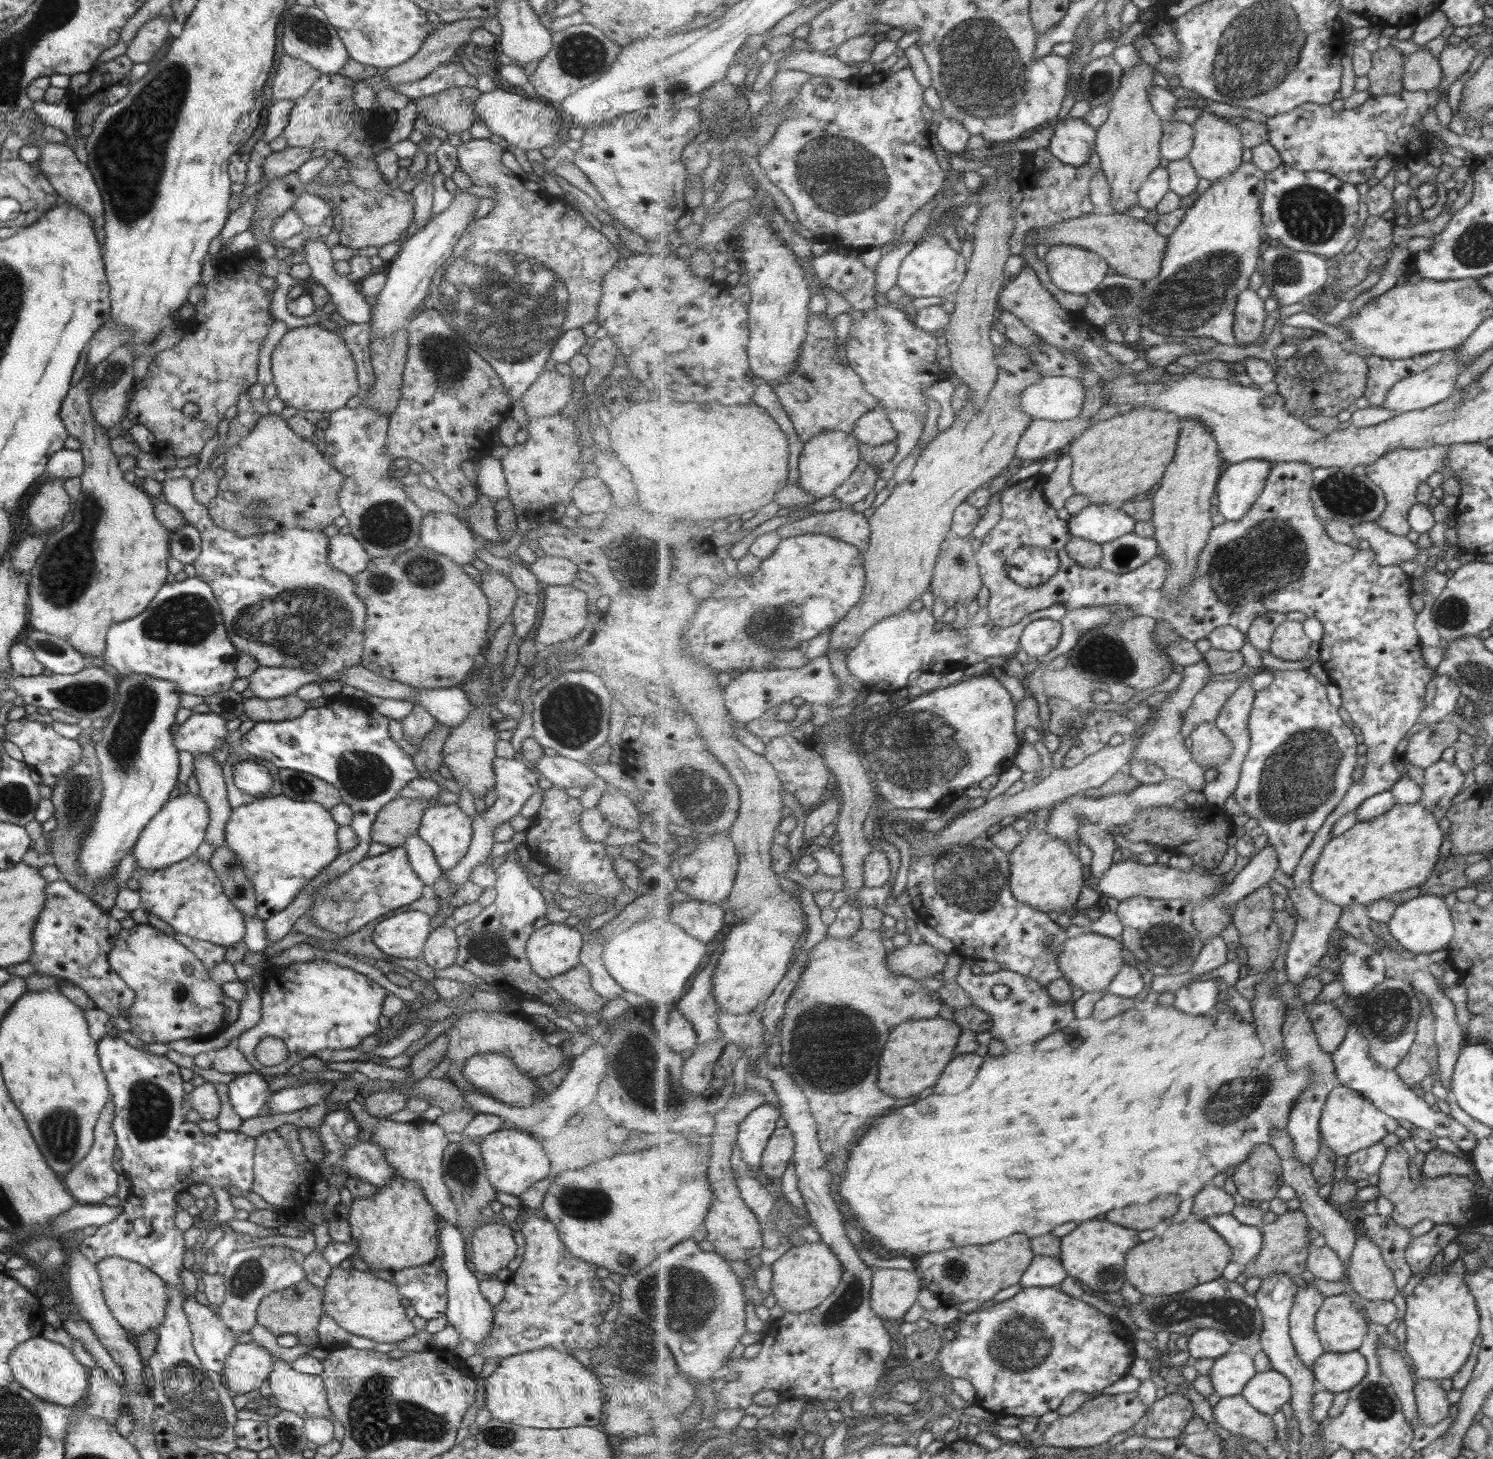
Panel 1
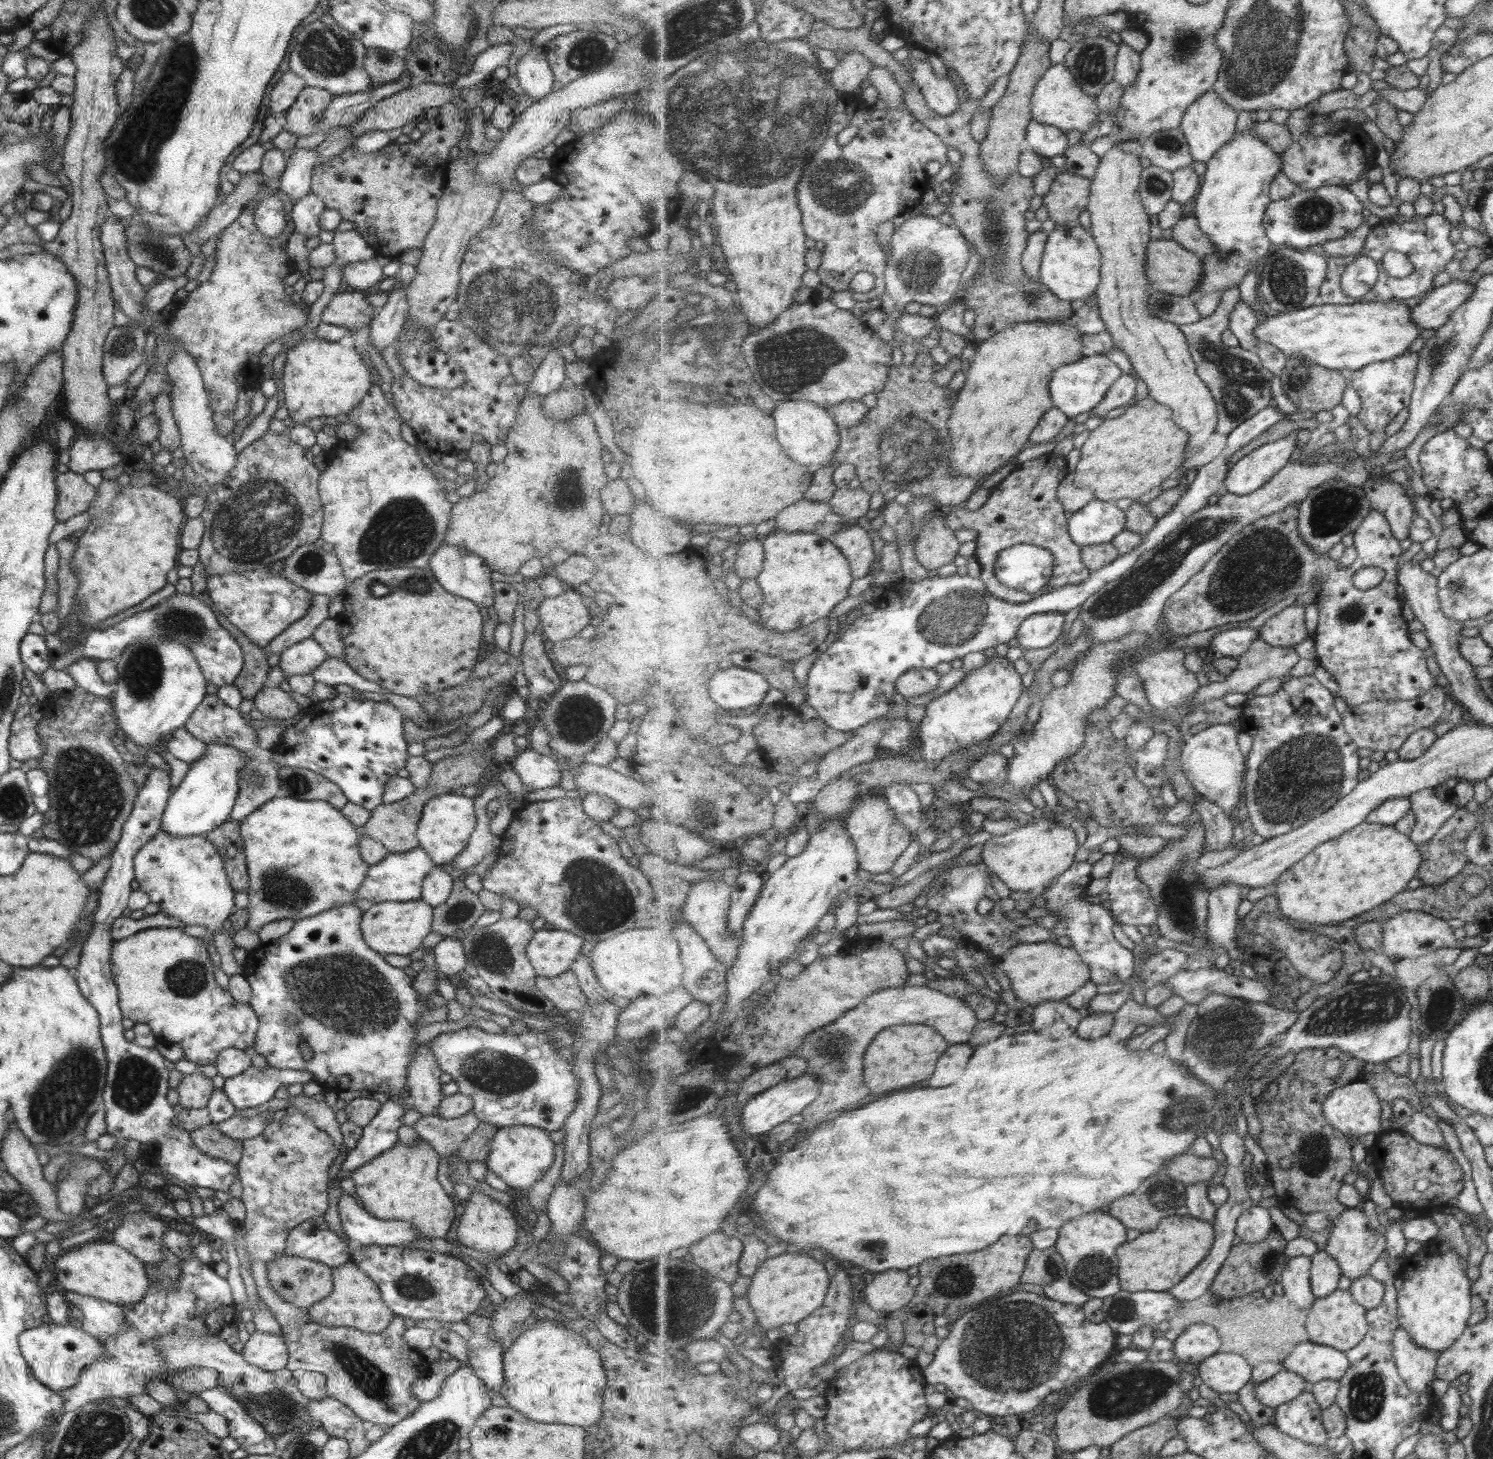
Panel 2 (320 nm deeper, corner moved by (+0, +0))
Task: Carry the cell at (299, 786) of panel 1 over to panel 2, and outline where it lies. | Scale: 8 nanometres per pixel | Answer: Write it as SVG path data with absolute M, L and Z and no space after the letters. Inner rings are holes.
M288 766L277 767L276 771L281 797L328 802L338 810L348 801L339 787L319 777L319 774Z

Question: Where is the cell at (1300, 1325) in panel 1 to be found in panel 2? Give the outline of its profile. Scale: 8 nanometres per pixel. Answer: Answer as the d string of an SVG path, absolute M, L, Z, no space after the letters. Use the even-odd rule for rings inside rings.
M1297 1256L1290 1260L1287 1270L1281 1275L1283 1291L1299 1308L1311 1308L1317 1300L1312 1291L1311 1257Z

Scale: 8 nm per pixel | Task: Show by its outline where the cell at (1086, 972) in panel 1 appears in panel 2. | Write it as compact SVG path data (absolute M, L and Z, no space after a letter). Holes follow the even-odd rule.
M1050 940L1018 944L993 963L1006 973L1012 983L1010 990L1019 1001L1025 1002L1029 1009L1045 1001L1063 1001L1075 990L1091 982L1090 966L1082 959L1078 951L1073 946L1061 946Z

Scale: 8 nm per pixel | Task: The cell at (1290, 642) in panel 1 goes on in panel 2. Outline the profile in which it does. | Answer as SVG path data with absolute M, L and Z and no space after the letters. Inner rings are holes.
M1289 605L1261 627L1261 639L1272 646L1295 647L1309 638L1306 605Z

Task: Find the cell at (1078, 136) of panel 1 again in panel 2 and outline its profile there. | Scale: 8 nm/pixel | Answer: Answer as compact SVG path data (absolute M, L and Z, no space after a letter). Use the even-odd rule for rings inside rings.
M1035 120L1028 126L1026 140L1029 149L1047 158L1065 155L1065 148L1069 144L1069 138L1064 130Z

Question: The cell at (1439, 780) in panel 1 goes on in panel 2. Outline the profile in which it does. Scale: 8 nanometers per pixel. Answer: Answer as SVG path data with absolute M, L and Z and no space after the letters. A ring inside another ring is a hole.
M1444 783L1409 797L1416 816L1415 828L1410 837L1417 845L1429 842L1458 809L1454 789L1449 789Z

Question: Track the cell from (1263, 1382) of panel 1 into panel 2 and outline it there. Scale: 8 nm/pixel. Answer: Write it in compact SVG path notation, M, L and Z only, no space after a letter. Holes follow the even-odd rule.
M1283 1370L1273 1378L1255 1385L1255 1397L1265 1406L1276 1409L1278 1406L1294 1401L1310 1388L1302 1375Z

